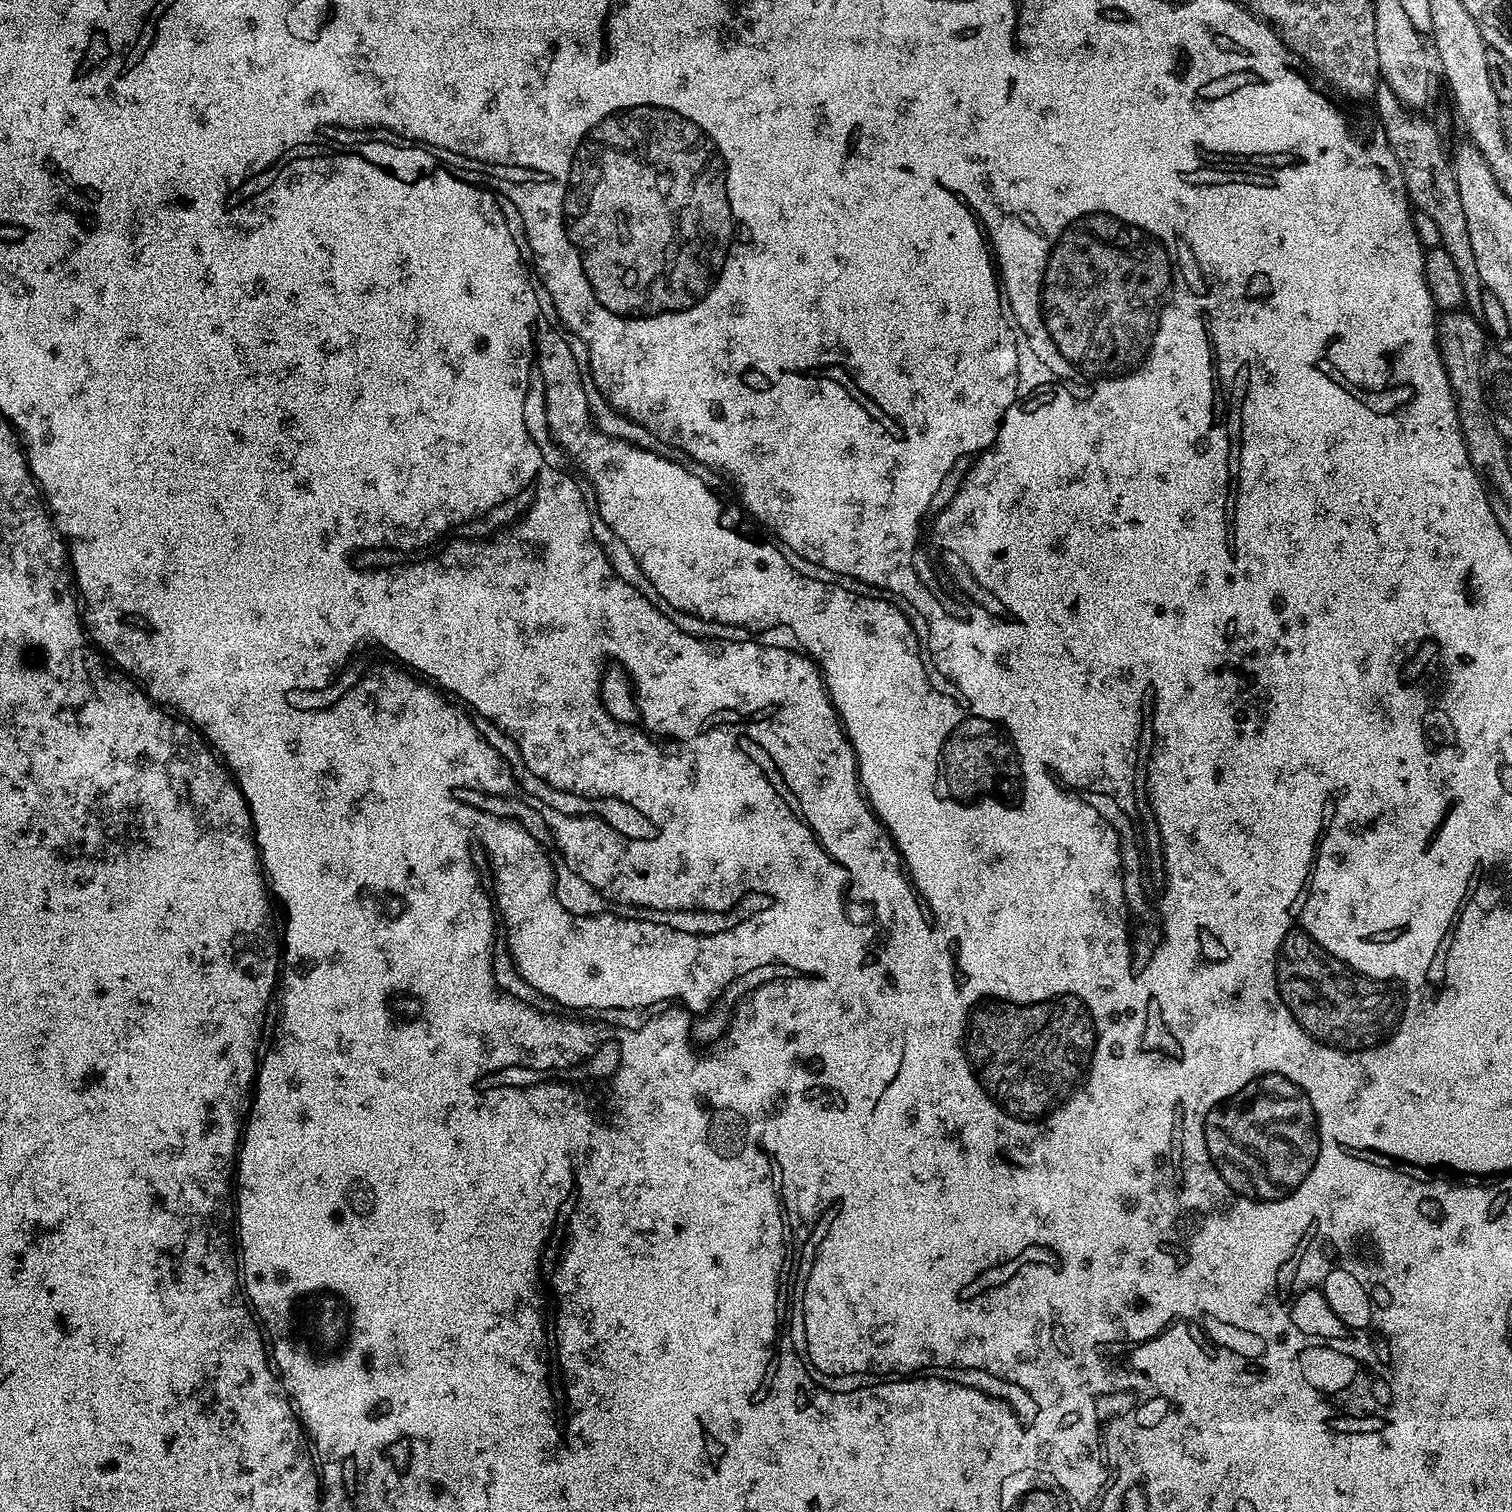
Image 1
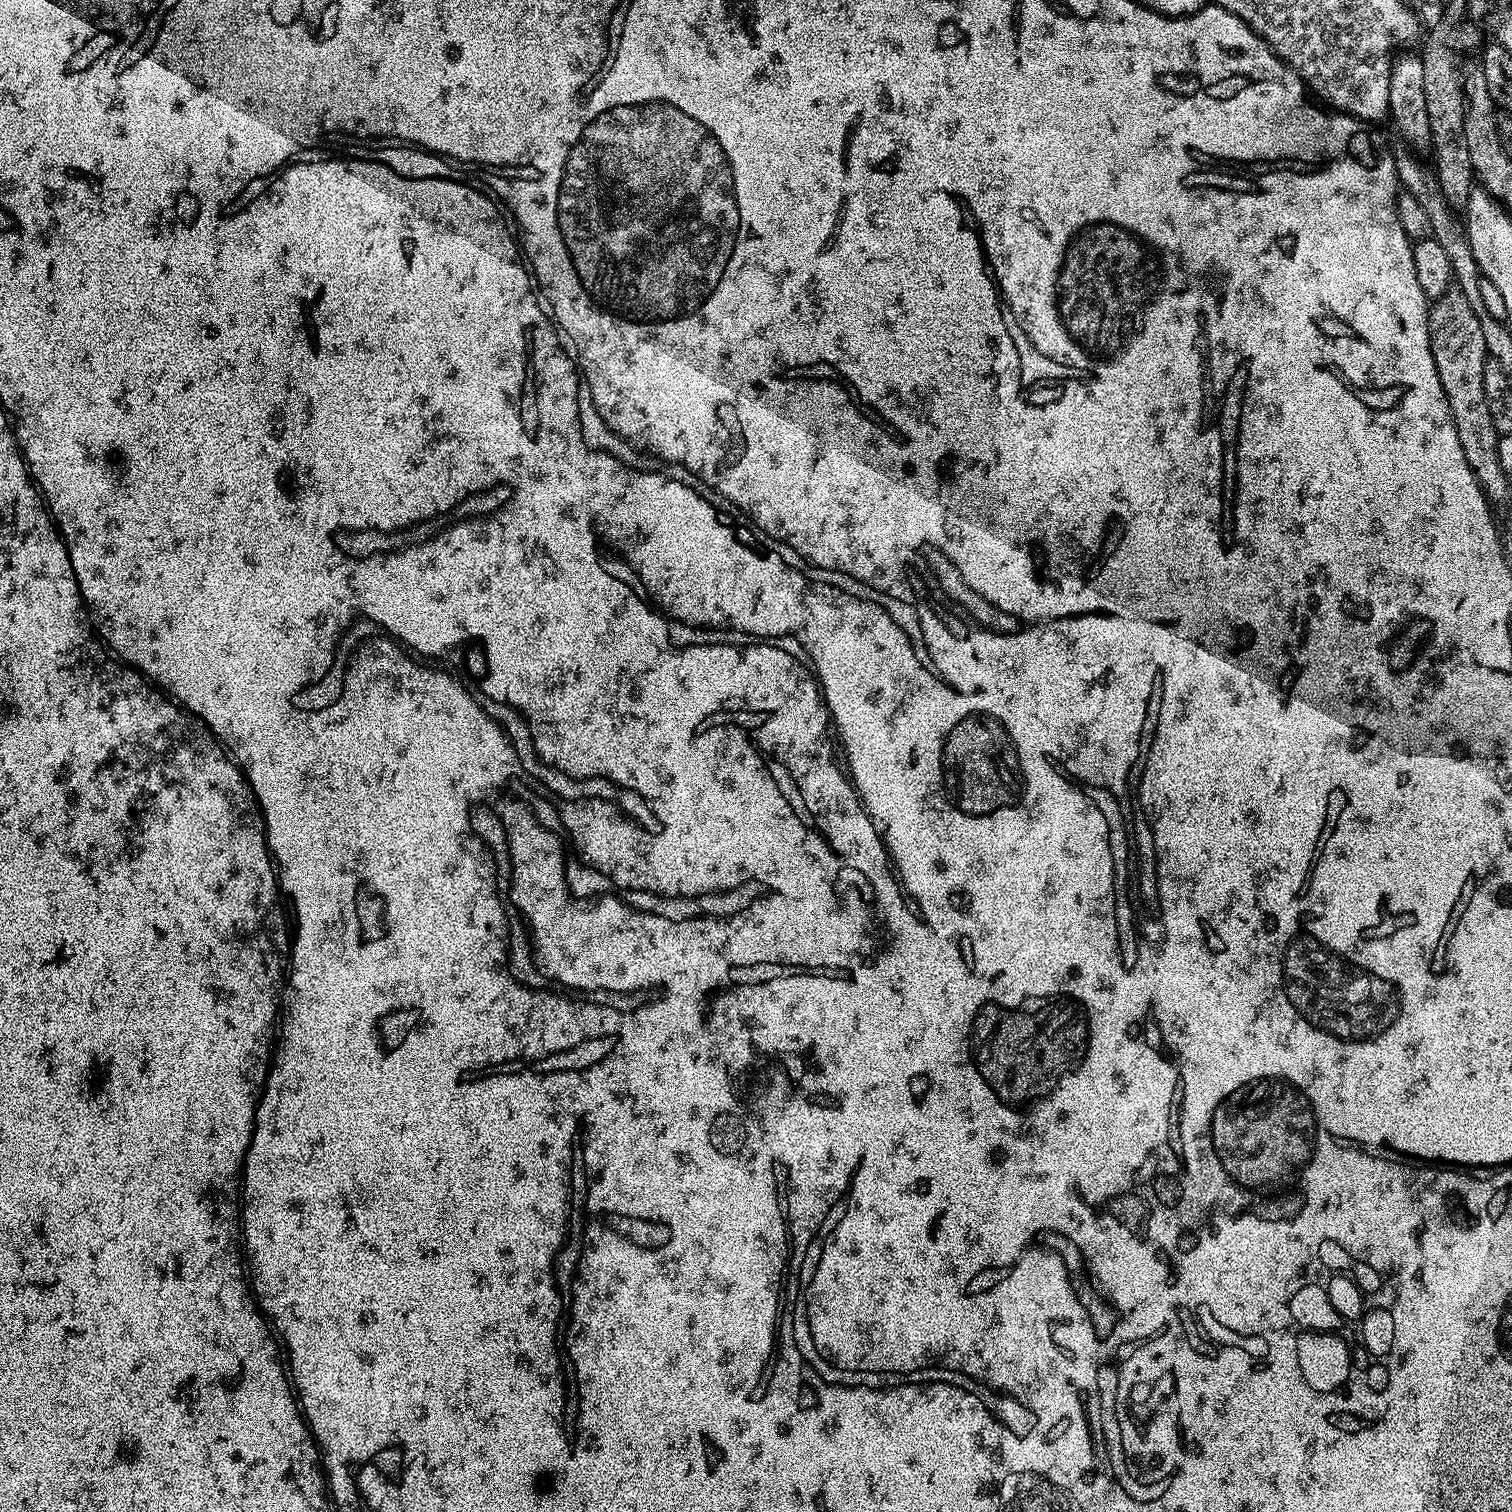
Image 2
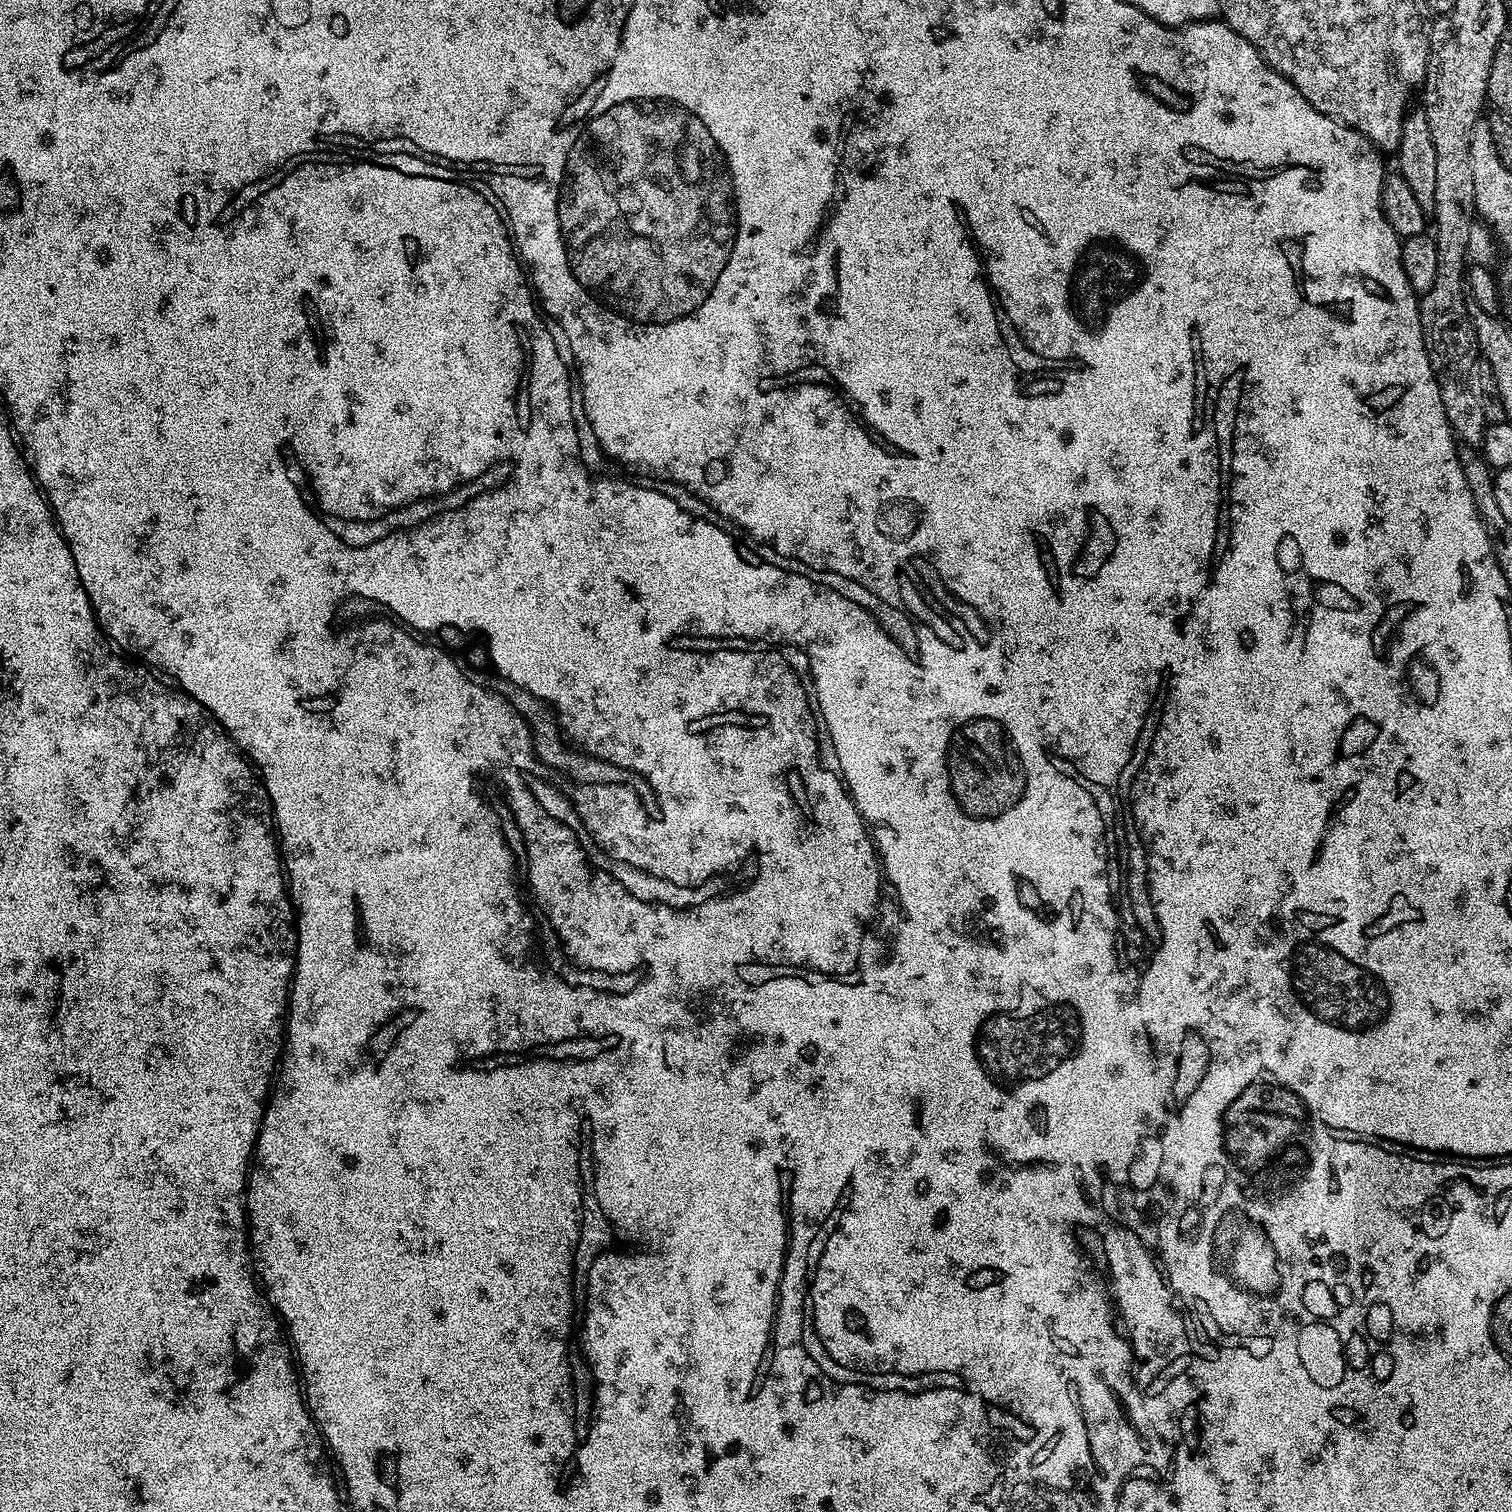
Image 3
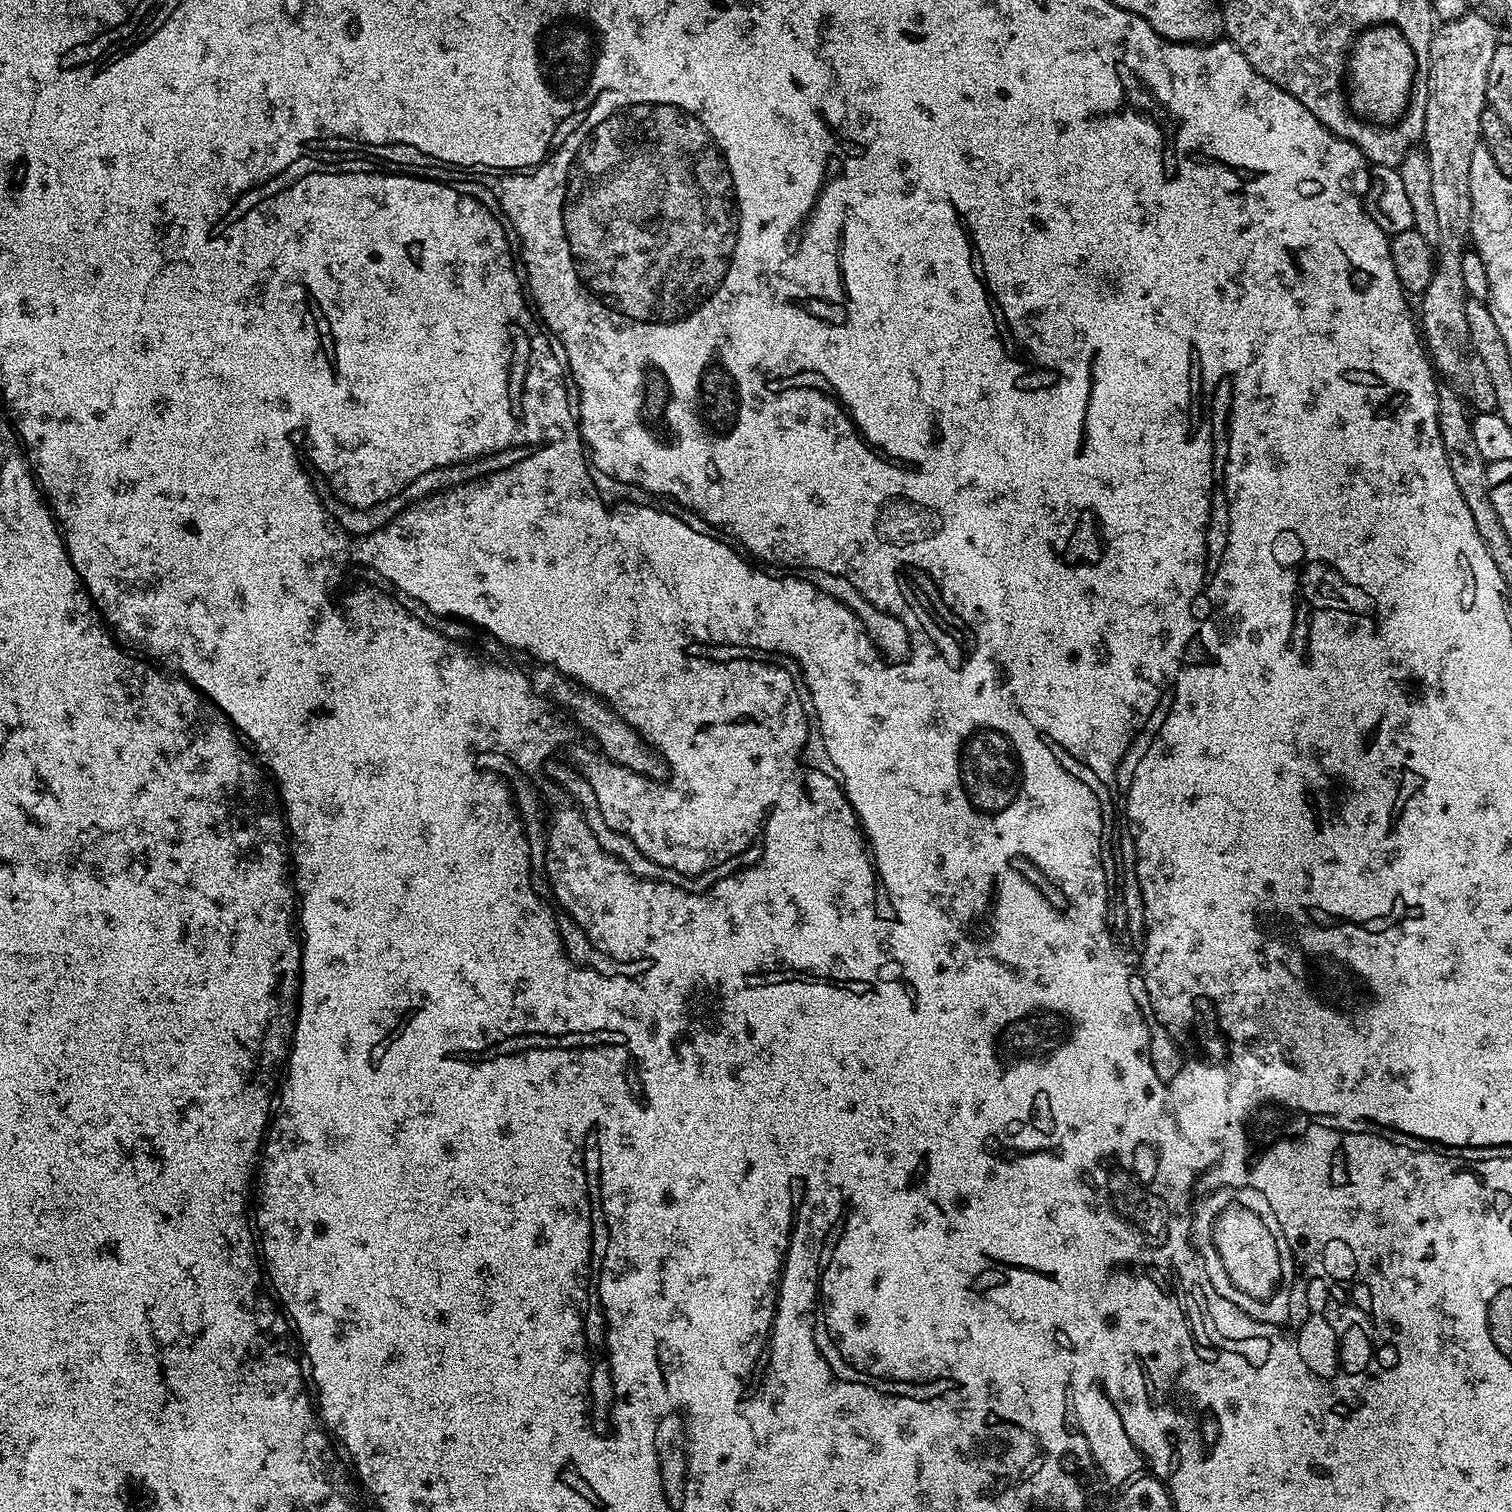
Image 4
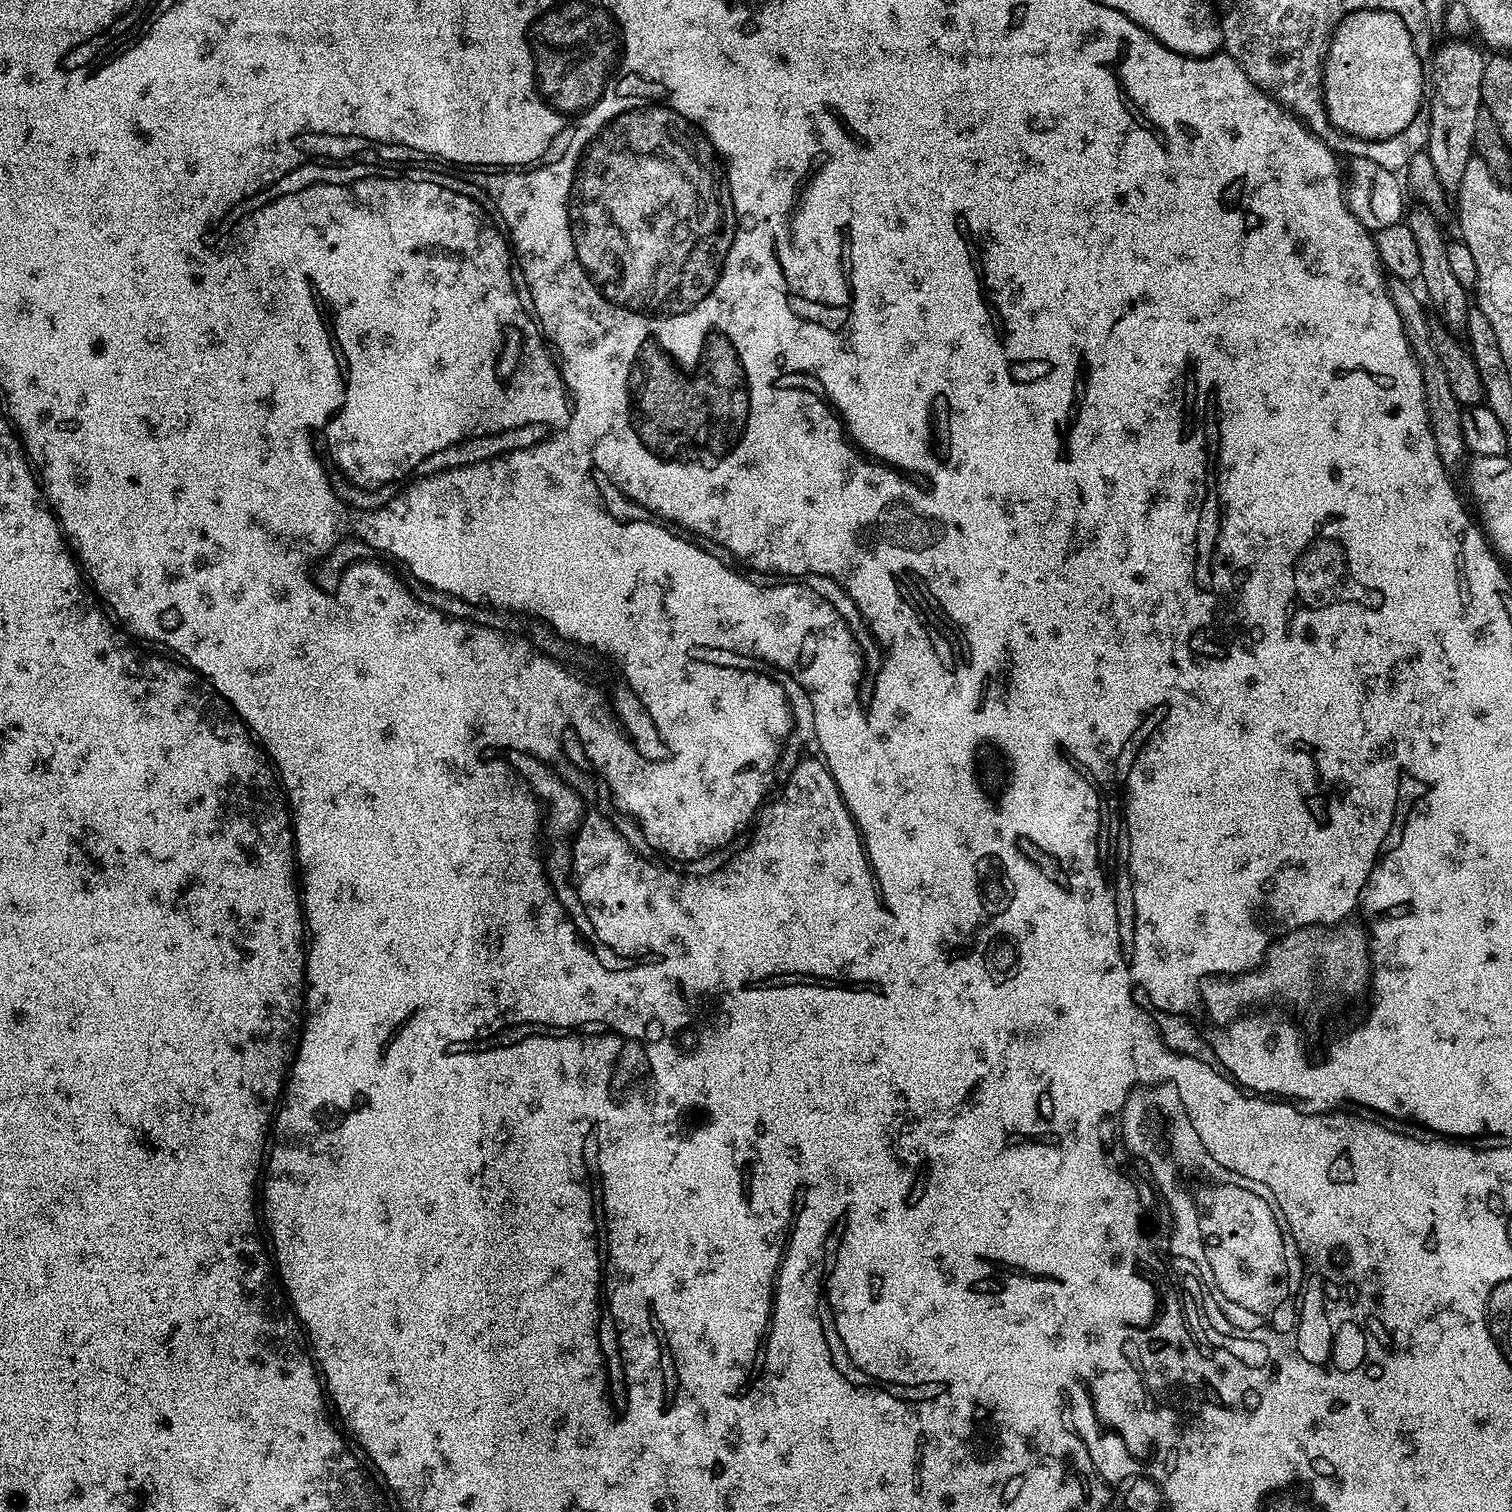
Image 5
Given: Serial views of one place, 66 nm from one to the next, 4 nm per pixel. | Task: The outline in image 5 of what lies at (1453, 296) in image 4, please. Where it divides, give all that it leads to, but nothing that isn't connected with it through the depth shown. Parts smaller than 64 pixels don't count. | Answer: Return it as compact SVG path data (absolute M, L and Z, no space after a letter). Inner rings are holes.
M1448 38L1445 39L1445 44L1435 49L1434 55L1430 61L1430 95L1426 100L1426 111L1428 114L1428 146L1427 154L1434 164L1434 171L1437 175L1438 182L1441 184L1445 193L1456 194L1459 193L1462 185L1462 174L1466 170L1466 162L1470 162L1470 158L1474 154L1474 122L1478 122L1478 110L1482 107L1480 99L1482 98L1482 70L1484 69L1484 61L1486 59L1485 53L1480 53L1474 45L1472 40L1468 38Z

